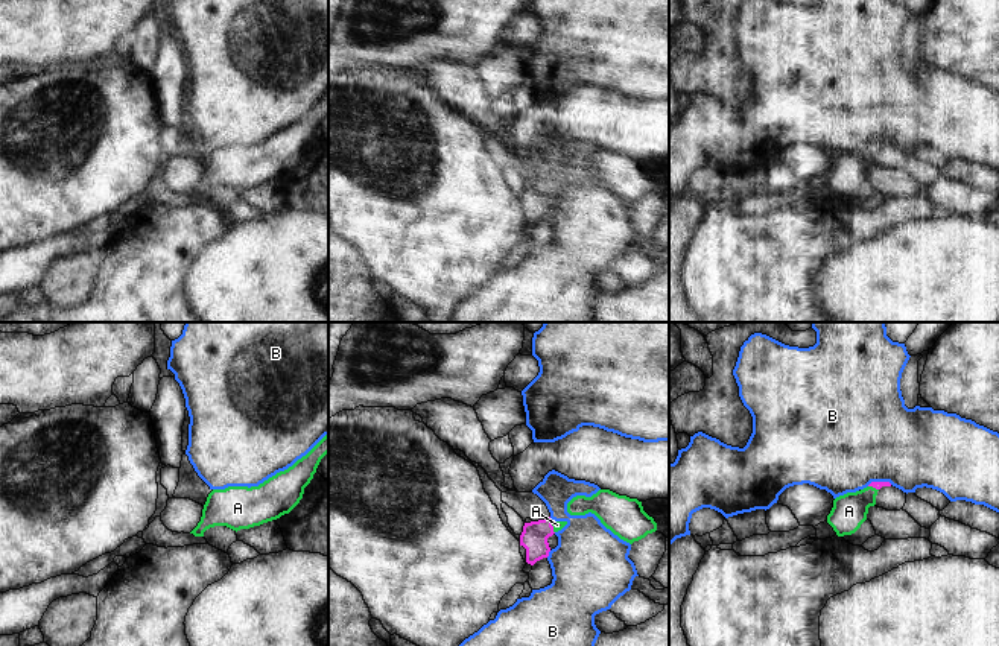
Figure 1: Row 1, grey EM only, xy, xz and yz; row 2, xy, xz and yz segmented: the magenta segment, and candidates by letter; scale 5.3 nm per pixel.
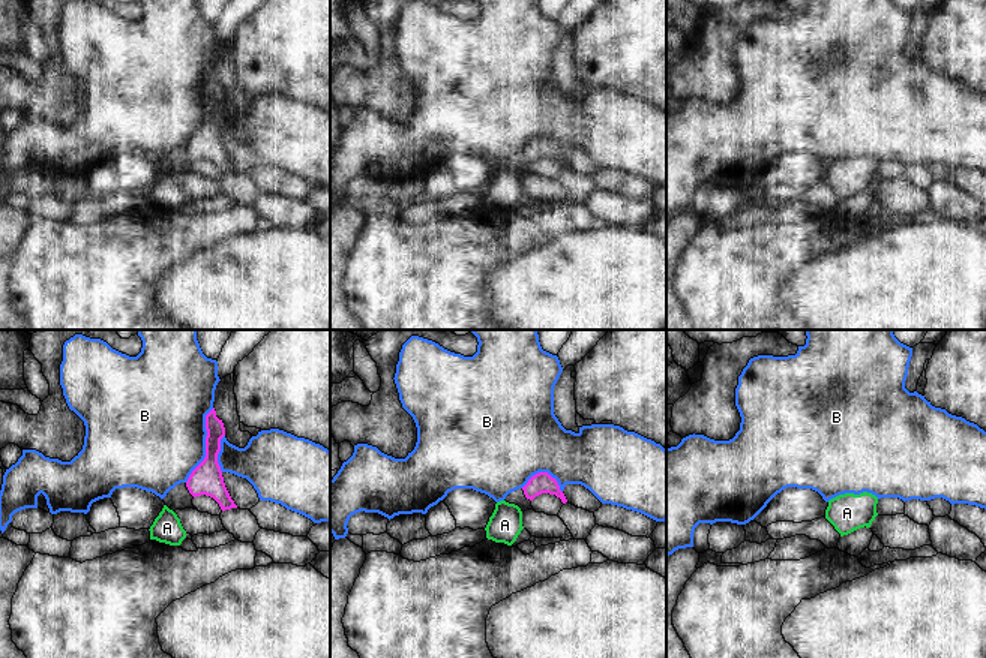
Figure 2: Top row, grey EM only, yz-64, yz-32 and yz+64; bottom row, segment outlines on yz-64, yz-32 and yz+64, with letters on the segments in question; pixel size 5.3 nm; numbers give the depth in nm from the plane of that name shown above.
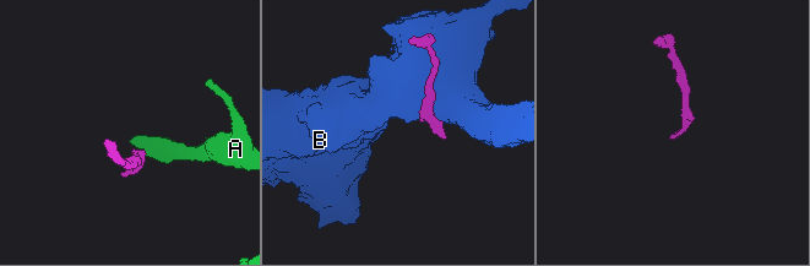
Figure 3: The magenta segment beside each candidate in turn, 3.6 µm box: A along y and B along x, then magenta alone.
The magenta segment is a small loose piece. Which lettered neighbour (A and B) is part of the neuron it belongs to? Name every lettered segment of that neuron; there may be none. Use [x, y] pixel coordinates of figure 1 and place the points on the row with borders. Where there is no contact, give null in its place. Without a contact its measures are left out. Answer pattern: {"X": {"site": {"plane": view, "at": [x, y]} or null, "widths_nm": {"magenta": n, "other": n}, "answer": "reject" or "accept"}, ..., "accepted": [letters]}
{"A": {"site": {"plane": "xz", "at": [552, 526]}, "widths_nm": {"magenta": 140, "other": 50}, "answer": "accept"}, "B": {"site": {"plane": "xz", "at": [548, 554]}, "widths_nm": {"magenta": 140, "other": 420}, "answer": "reject"}, "accepted": ["A"]}

